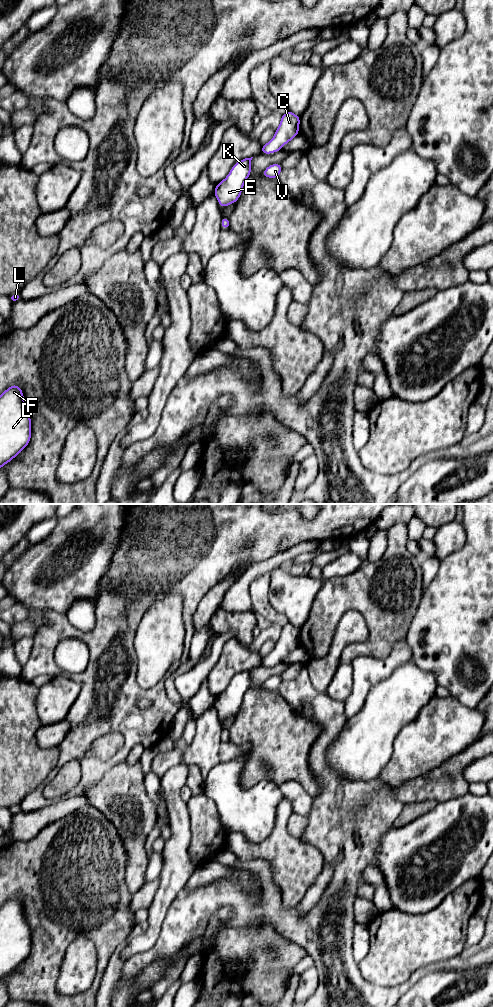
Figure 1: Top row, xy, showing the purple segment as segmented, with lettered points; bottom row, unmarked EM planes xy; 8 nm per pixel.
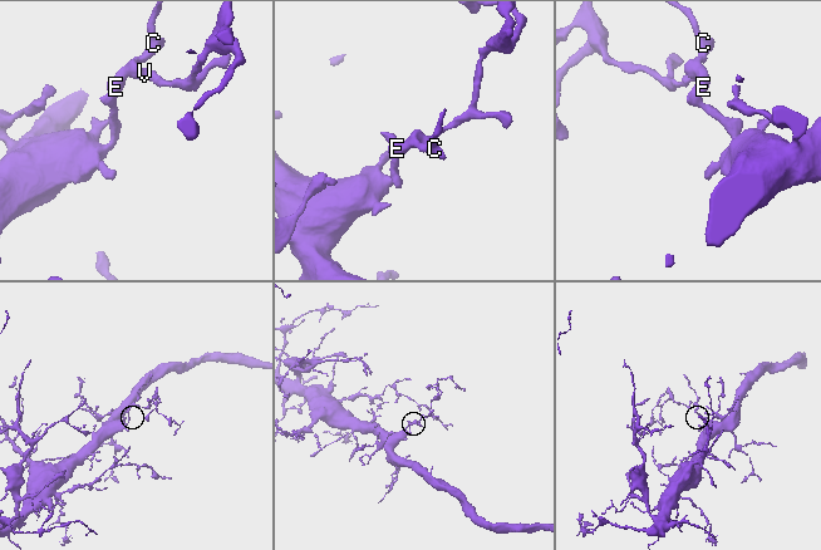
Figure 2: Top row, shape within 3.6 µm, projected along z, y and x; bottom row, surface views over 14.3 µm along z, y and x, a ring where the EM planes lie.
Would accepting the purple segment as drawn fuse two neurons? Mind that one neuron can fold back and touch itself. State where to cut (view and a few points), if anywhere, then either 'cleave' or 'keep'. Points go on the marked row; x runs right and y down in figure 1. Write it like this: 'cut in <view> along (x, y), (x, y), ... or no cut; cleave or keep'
no cut; keep

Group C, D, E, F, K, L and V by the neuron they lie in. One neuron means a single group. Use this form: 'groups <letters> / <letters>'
groups C D E F K L V

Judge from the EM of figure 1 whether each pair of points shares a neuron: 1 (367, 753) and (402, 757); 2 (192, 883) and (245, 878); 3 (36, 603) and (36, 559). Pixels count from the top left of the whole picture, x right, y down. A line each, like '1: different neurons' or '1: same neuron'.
1: different neurons
2: same neuron
3: same neuron

